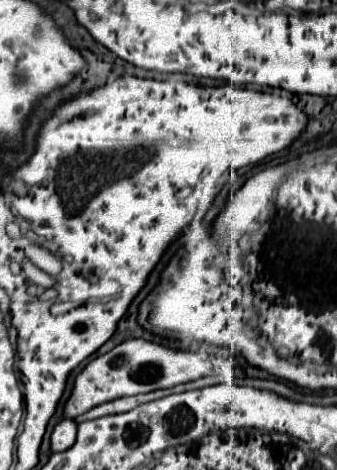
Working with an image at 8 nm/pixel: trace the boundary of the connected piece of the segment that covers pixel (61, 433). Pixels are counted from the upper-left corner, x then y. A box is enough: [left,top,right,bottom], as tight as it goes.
[51,420,77,452]

